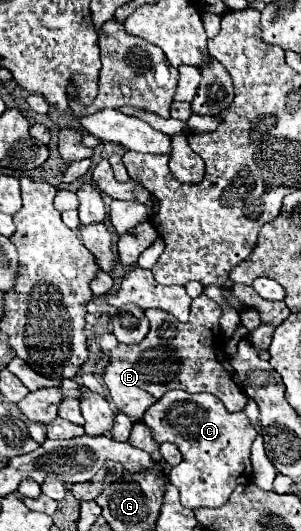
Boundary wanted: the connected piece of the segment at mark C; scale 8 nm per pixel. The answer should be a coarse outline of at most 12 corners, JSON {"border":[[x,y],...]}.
{"border":[[168,391],[146,411],[184,459],[184,507],[220,507],[252,479],[258,431],[216,395]]}

